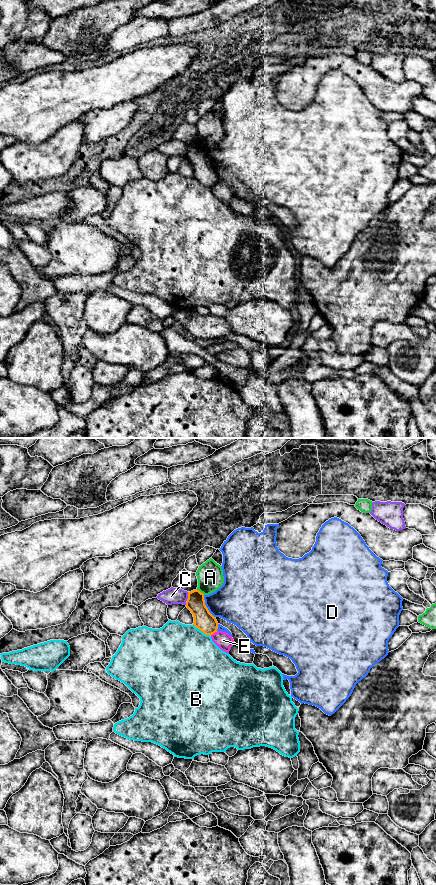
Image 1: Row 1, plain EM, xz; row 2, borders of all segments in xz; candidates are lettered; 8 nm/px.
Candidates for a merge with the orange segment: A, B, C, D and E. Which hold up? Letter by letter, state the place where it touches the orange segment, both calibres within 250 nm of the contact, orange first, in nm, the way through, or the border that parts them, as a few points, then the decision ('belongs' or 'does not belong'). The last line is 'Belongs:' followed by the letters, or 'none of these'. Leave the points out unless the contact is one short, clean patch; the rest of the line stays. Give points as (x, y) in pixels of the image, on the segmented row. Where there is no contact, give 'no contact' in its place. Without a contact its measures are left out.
A: xz (199, 591) | 160/220 nm | does not belong
B: xz (202, 631) | 160/500 nm | does not belong
C: xz (188, 598) | 160/130 nm | along xz (188, 592), (185, 604) | does not belong
D: xz (205, 606) | 160/340 nm | does not belong
E: xz (213, 633) | 160/140 nm | along xz (217, 631), (210, 635) | does not belong
Belongs: none of these

